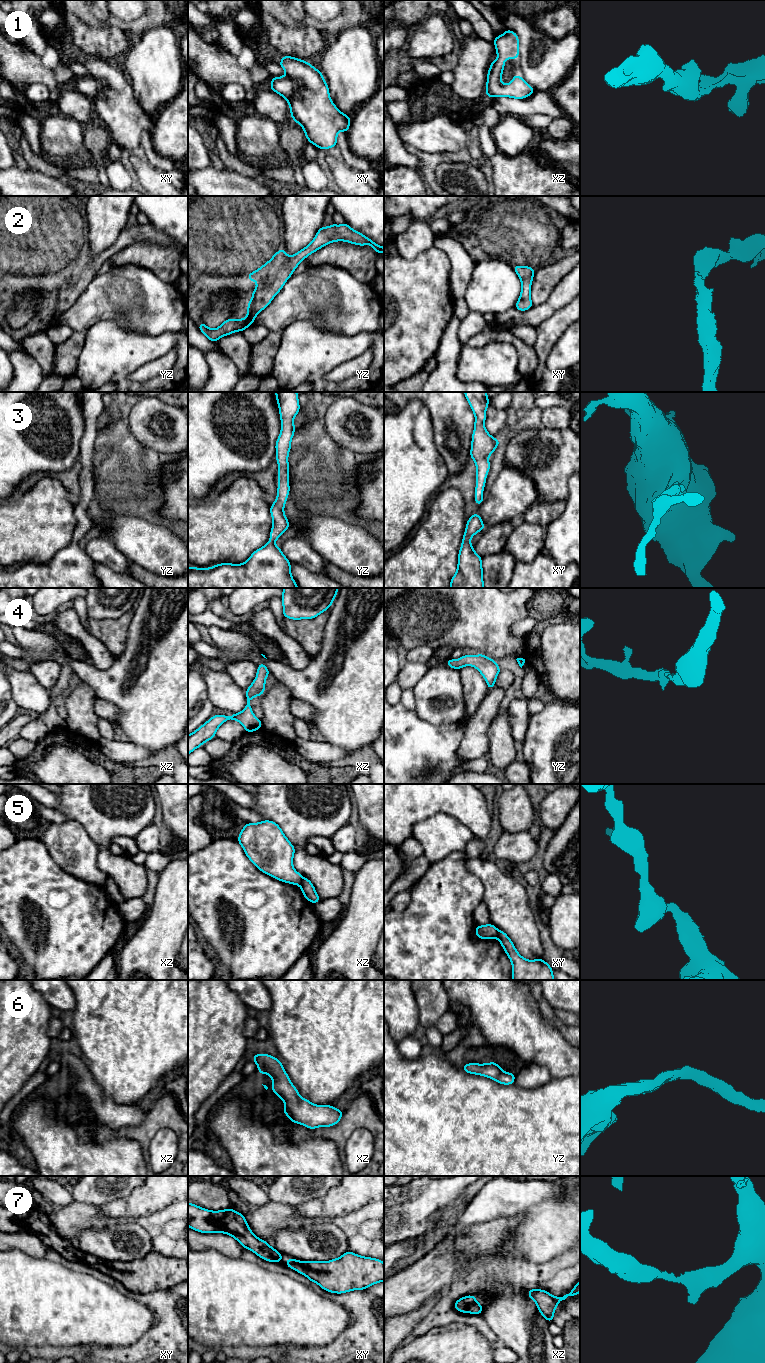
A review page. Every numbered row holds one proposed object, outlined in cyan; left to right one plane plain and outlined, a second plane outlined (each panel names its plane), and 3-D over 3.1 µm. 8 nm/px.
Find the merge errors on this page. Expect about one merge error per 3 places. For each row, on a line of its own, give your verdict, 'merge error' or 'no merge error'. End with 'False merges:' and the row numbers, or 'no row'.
1: no merge error
2: no merge error
3: no merge error
4: no merge error
5: merge error
6: no merge error
7: no merge error
False merges: 5

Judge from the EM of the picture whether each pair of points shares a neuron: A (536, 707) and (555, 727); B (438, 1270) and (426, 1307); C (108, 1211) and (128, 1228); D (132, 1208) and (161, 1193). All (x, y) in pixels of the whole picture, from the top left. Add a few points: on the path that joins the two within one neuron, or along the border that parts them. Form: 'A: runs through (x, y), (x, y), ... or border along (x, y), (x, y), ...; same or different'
A: border along (545, 705), (540, 711), (530, 715); different
B: border along (439, 1299), (431, 1296), (410, 1312); different
C: border along (130, 1219), (111, 1221); different
D: runs through (139, 1203), (154, 1195); same

